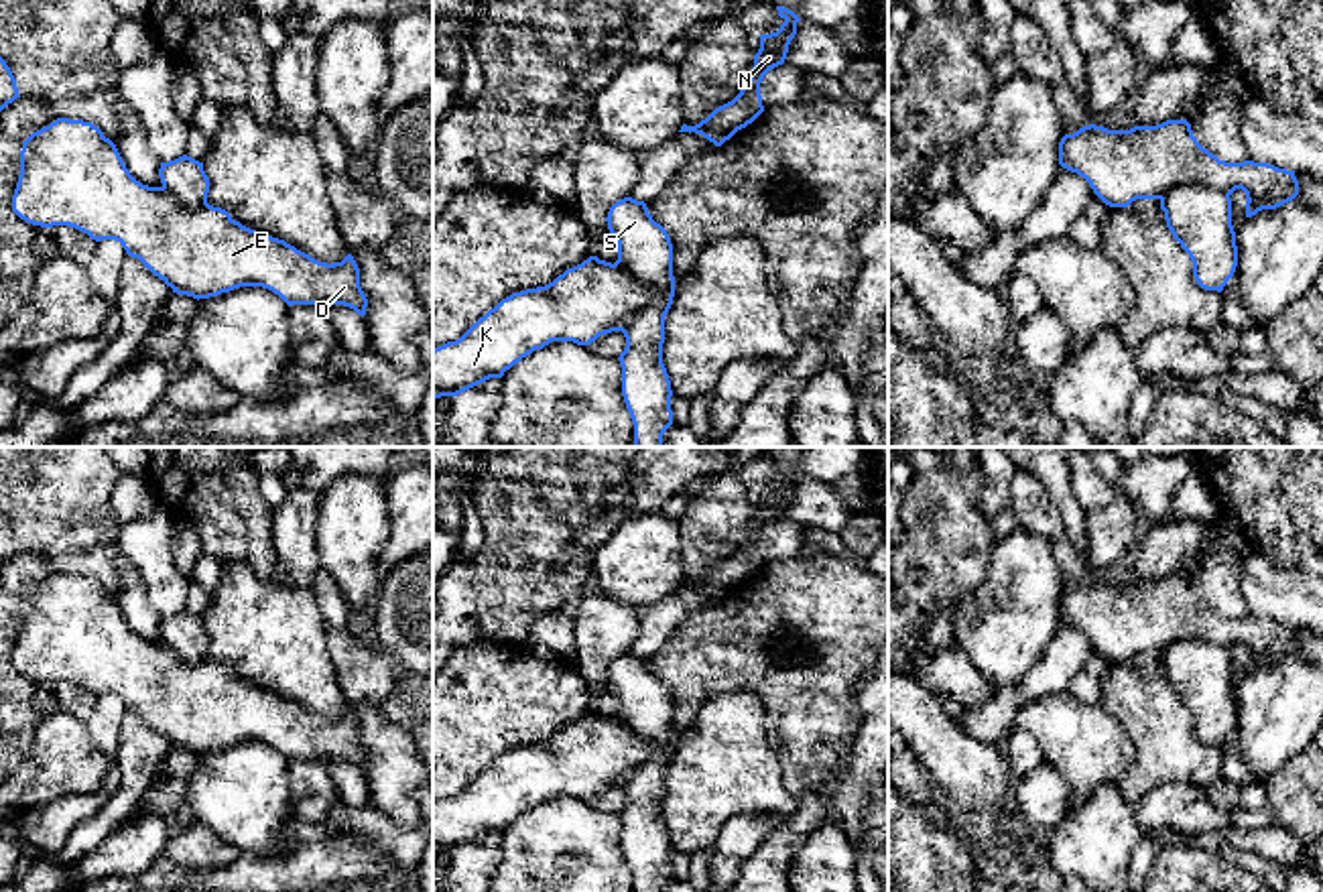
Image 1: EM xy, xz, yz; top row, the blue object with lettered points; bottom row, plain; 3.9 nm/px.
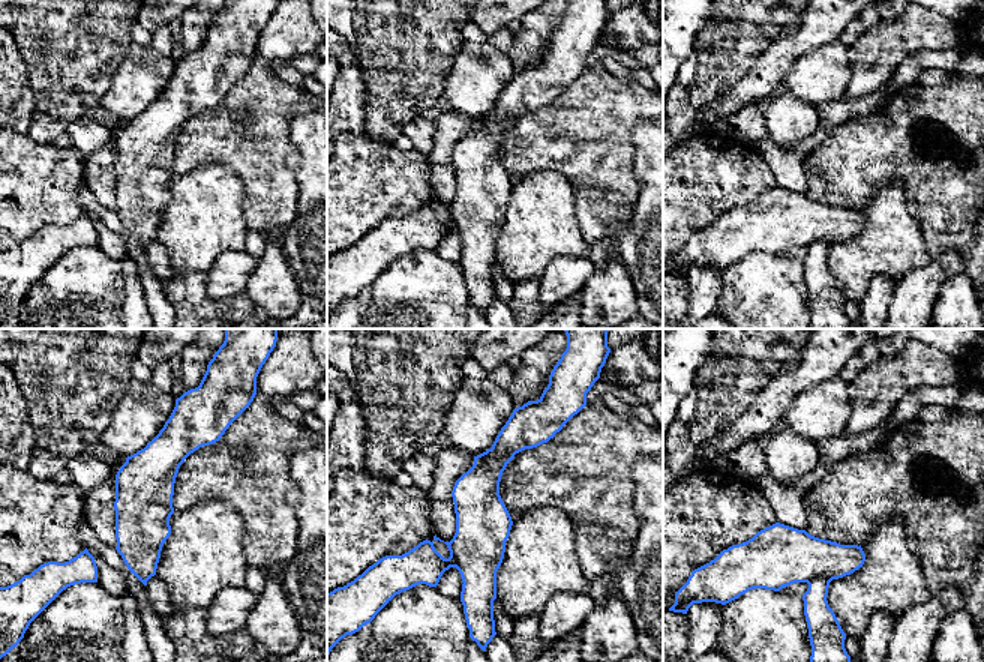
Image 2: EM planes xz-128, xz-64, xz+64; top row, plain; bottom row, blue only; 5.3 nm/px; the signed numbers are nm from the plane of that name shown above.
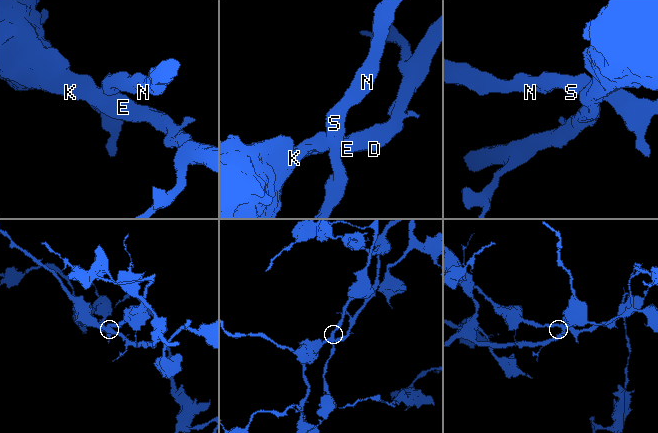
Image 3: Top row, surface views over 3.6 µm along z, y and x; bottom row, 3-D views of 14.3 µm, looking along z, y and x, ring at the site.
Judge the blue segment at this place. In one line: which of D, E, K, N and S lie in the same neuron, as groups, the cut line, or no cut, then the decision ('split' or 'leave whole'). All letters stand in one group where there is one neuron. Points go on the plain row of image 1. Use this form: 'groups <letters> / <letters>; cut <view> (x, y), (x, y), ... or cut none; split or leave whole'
groups D E K / N S; cut xz (614, 718), (651, 746), (651, 752), (622, 787); split

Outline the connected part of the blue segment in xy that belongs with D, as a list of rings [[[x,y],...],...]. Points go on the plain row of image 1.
[[[57,573],[22,597],[12,666],[33,681],[69,681],[96,697],[116,695],[128,711],[138,713],[173,748],[197,756],[240,742],[262,742],[289,762],[343,760],[366,770],[368,754],[352,709],[341,717],[319,717],[285,695],[242,681],[222,662],[209,658],[183,662],[165,642],[136,636],[116,599],[91,577]]]

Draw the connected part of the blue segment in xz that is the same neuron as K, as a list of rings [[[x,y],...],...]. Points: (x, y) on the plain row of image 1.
[[[589,711],[553,738],[512,748],[480,772],[459,794],[433,805],[433,853],[457,851],[490,833],[502,833],[534,805],[551,797],[589,801],[600,790],[624,786],[628,774],[646,762],[652,746],[612,717]]]

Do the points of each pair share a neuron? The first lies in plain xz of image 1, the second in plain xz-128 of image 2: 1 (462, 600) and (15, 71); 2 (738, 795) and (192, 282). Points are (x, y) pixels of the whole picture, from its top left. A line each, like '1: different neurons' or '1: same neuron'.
1: same neuron
2: different neurons

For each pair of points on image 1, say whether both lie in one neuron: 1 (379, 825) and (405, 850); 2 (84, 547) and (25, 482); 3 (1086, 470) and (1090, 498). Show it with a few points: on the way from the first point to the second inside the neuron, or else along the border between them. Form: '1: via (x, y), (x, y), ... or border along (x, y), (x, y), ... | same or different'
1: via (385, 832), (399, 844) | same
2: via (74, 531), (41, 498) | same
3: via (1086, 476), (1090, 492) | same

